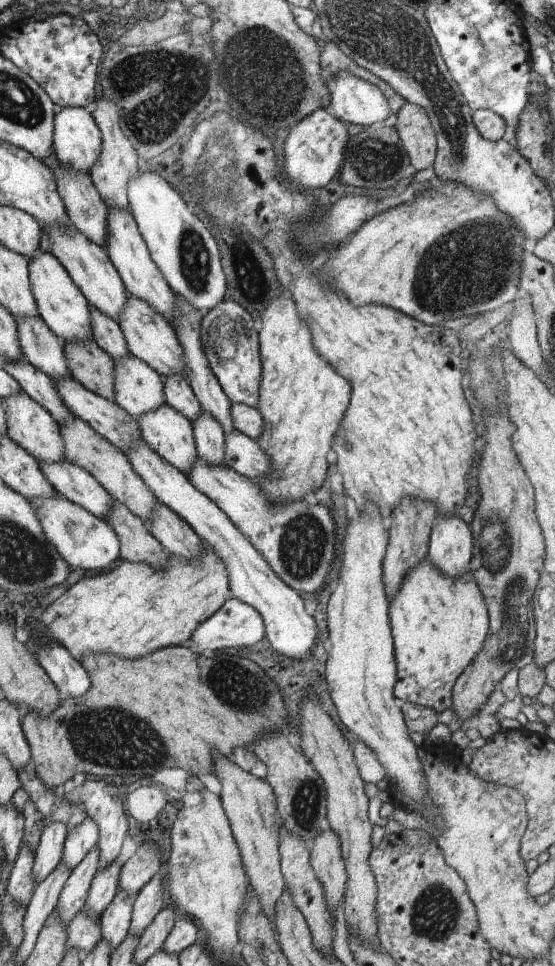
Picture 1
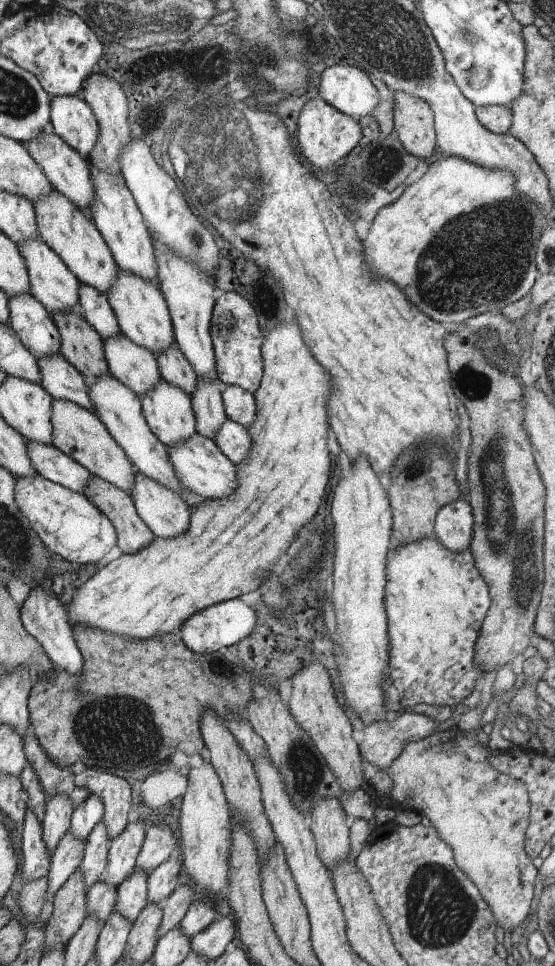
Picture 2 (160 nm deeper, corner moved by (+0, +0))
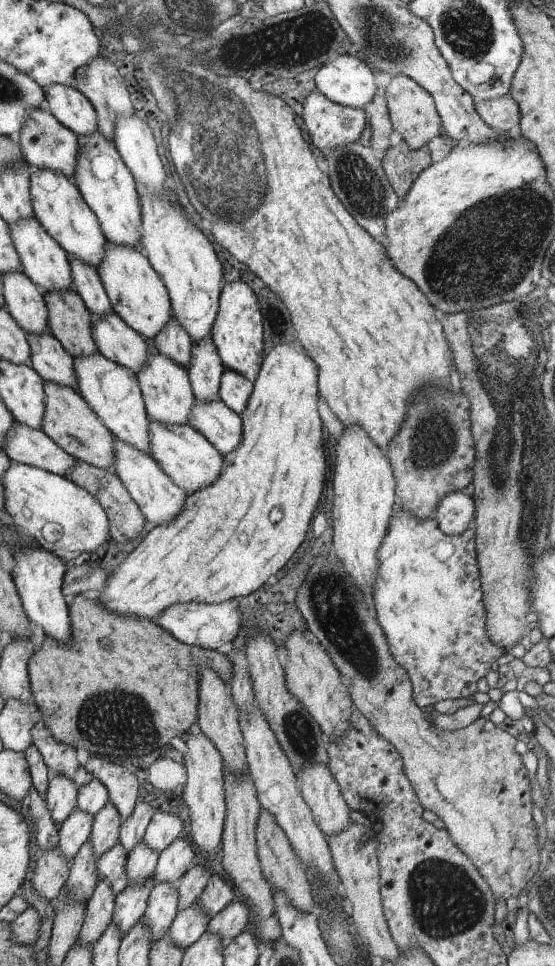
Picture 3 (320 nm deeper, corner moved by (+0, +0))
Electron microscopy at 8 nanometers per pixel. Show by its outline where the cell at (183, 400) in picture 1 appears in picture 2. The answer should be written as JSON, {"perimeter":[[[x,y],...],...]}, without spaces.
{"perimeter":[[[176,341],[156,356],[156,360],[162,379],[182,387],[187,393],[195,390],[196,372]]]}

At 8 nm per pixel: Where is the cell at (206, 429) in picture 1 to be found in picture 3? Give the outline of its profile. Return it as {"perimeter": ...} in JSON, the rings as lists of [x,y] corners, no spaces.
{"perimeter":[[[211,336],[195,344],[189,374],[196,401],[219,398],[219,386],[224,371],[225,368]]]}

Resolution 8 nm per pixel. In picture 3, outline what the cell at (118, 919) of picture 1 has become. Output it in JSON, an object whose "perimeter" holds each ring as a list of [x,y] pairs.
{"perimeter":[[[144,840],[138,842],[127,856],[128,883],[149,881],[155,874],[159,852],[150,848]]]}

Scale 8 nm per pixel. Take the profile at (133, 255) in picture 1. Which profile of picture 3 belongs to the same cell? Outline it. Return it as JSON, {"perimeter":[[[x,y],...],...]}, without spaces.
{"perimeter":[[[99,130],[78,138],[78,156],[75,183],[83,193],[88,206],[95,211],[99,225],[108,241],[140,248],[139,228],[142,225],[142,204],[136,178],[123,161],[114,139],[106,138]]]}

